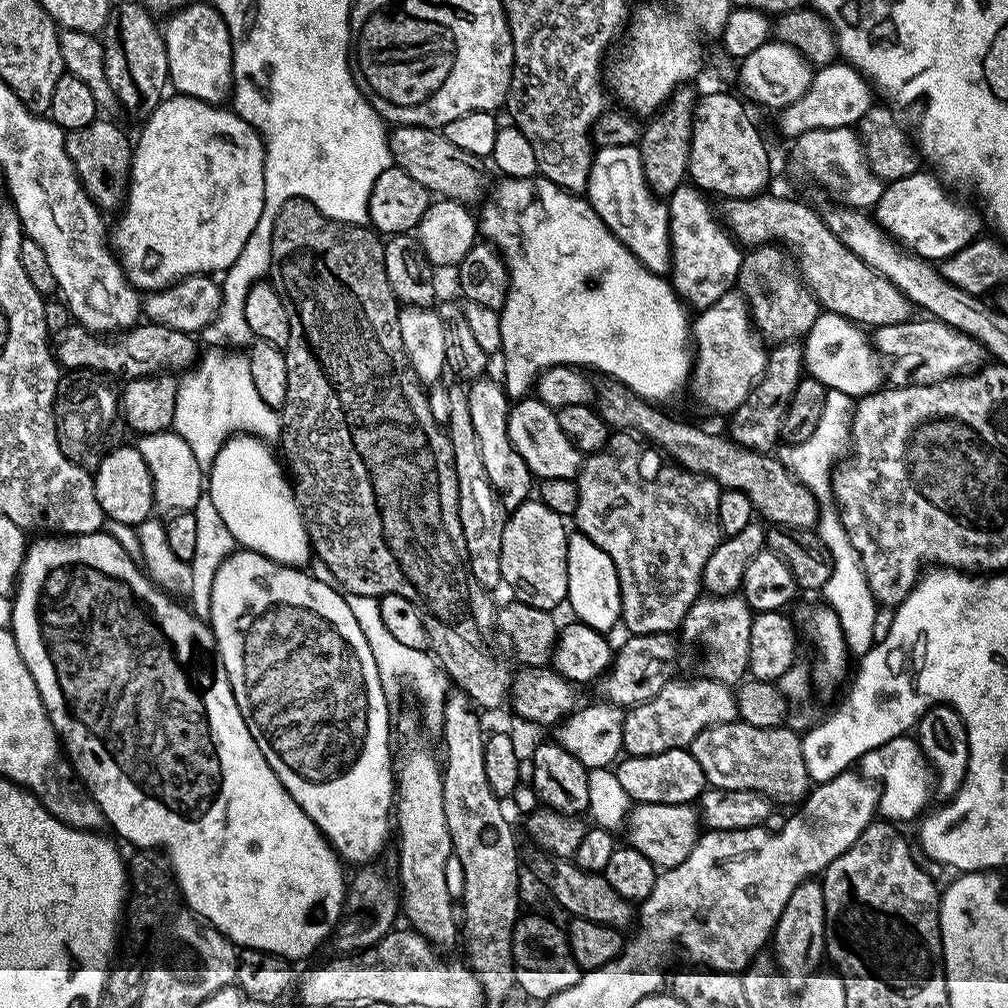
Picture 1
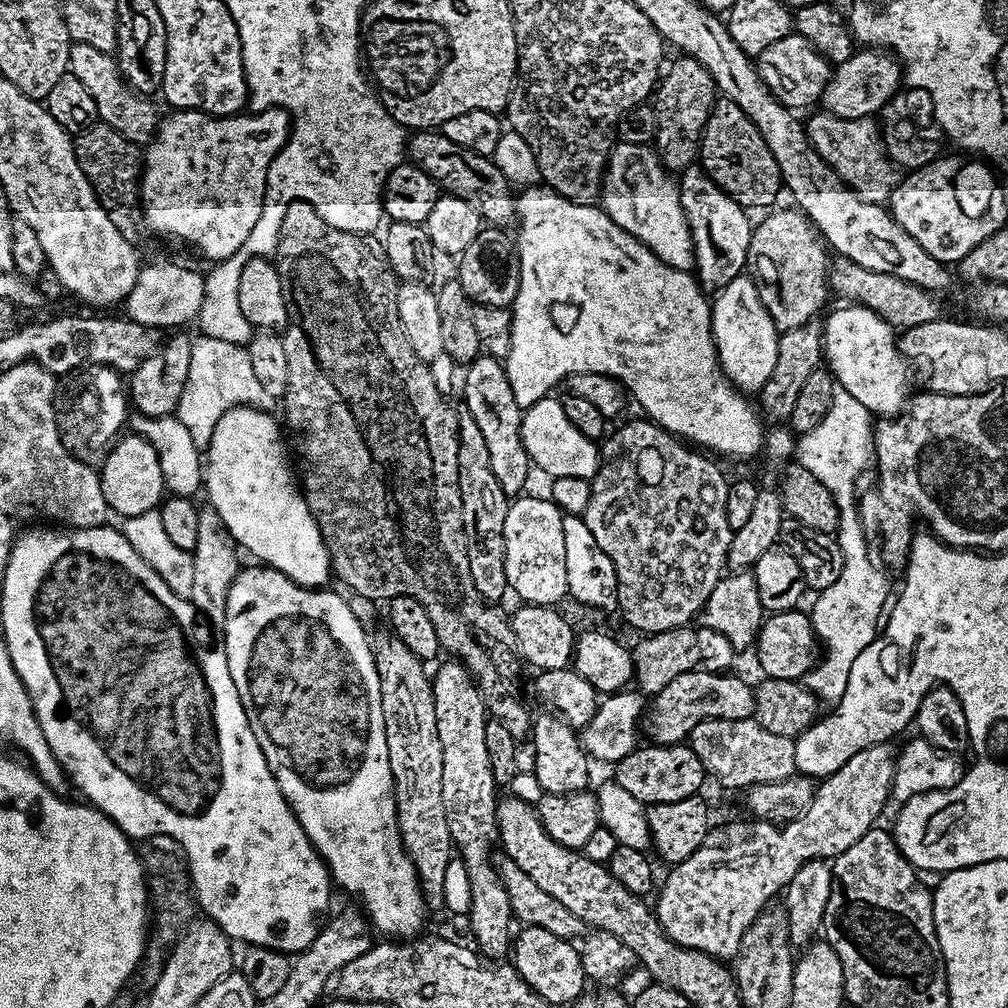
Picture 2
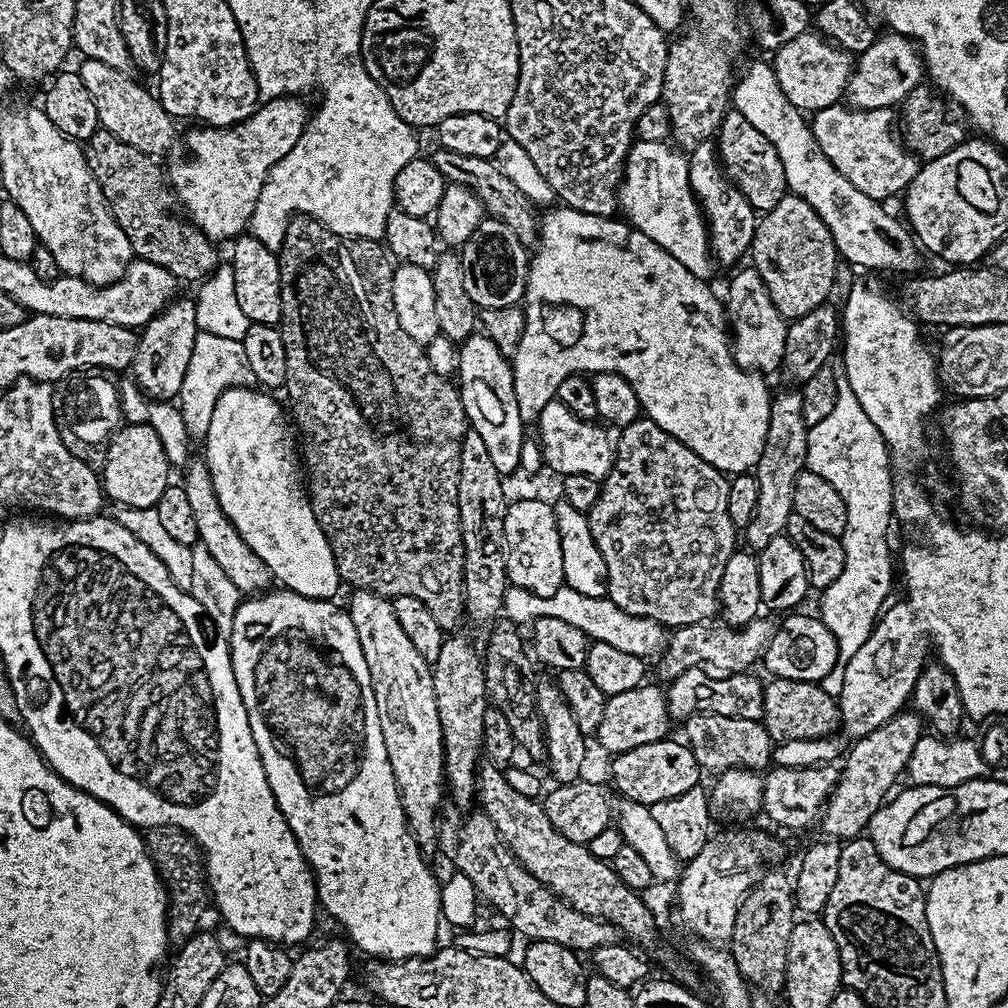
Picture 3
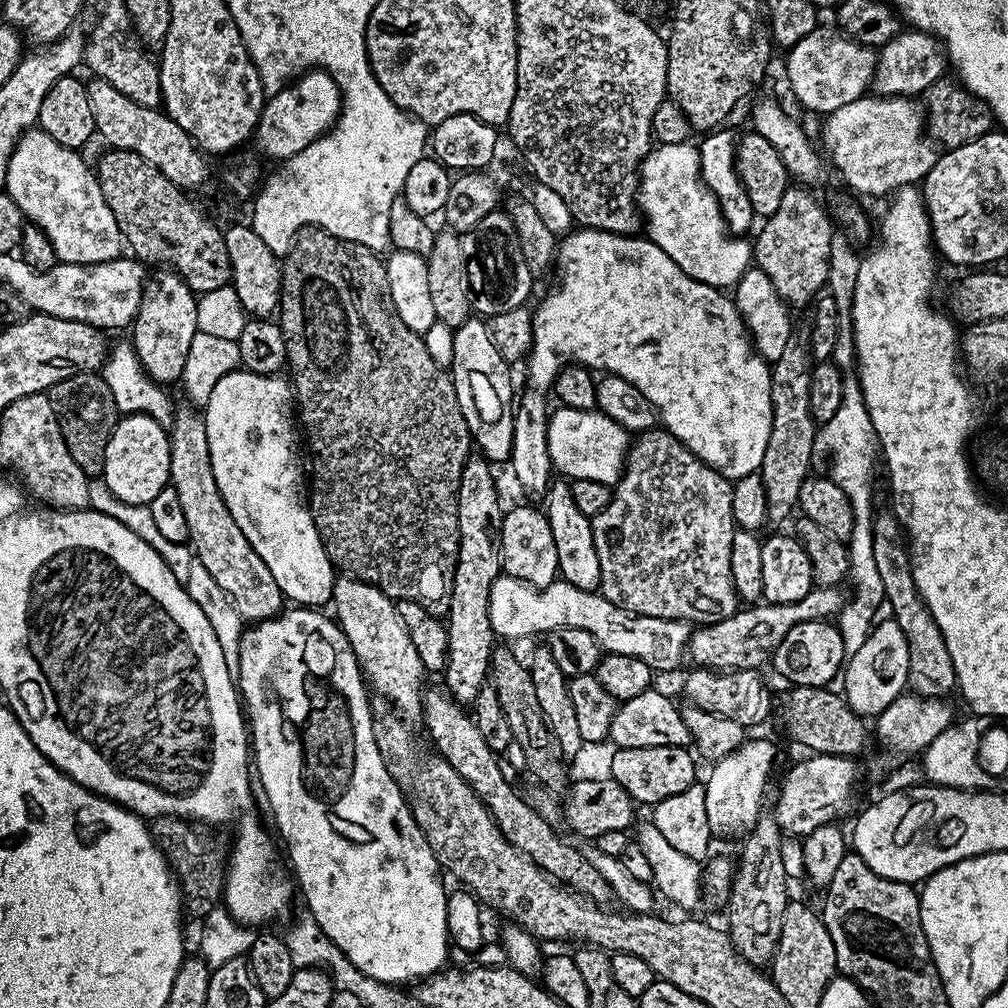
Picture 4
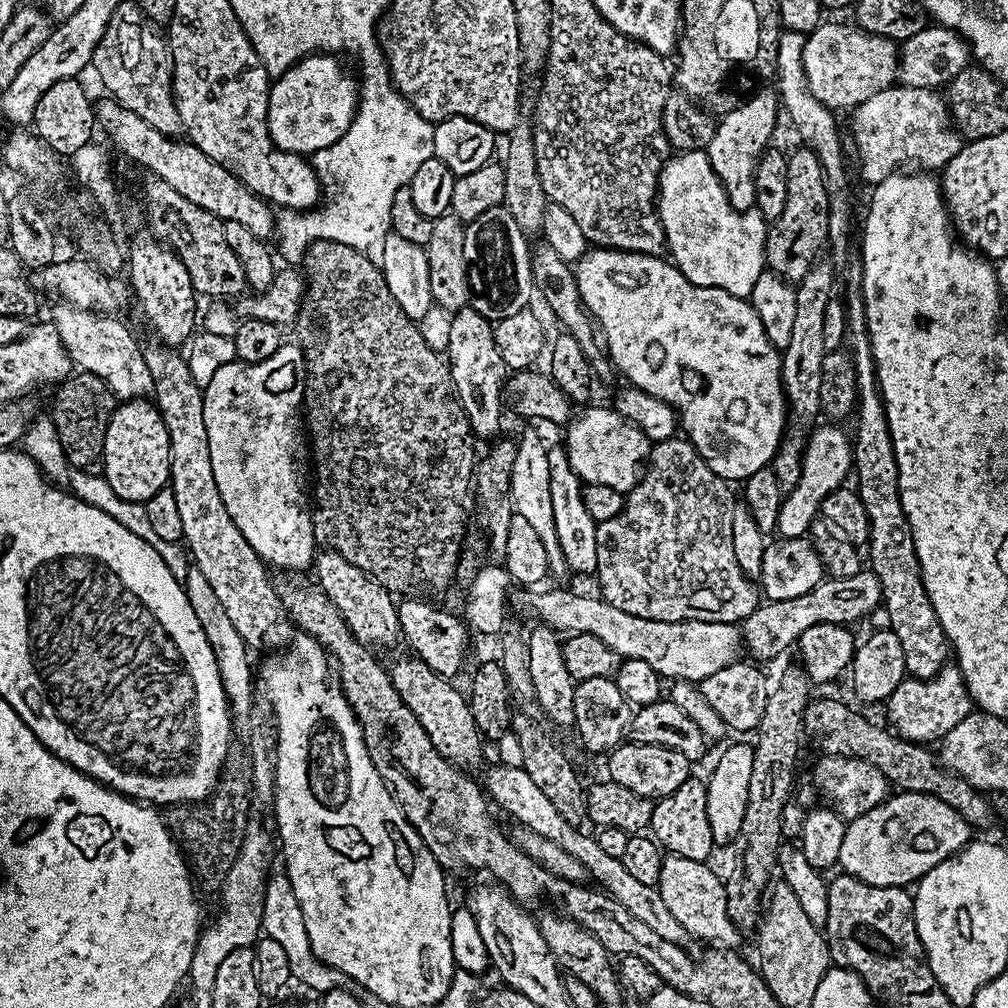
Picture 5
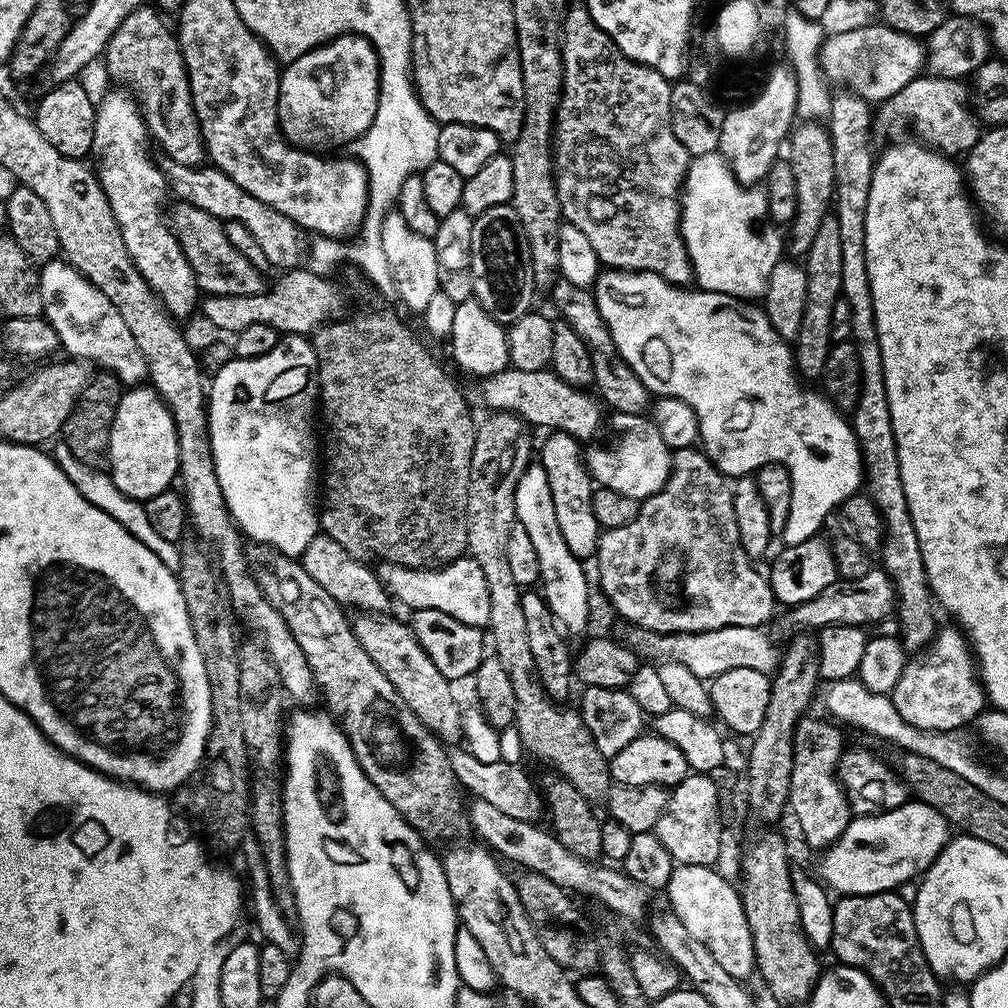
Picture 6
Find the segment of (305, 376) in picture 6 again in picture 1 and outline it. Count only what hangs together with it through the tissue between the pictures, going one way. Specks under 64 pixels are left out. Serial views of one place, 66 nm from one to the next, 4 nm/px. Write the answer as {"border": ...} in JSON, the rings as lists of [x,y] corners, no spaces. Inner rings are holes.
{"border":[[[237,434],[227,440],[214,458],[206,476],[206,493],[213,499],[222,521],[229,528],[235,543],[241,549],[257,552],[279,564],[304,566],[309,563],[314,549],[308,538],[308,526],[296,501],[295,491],[282,467],[281,461],[271,452],[269,445],[259,436]]]}

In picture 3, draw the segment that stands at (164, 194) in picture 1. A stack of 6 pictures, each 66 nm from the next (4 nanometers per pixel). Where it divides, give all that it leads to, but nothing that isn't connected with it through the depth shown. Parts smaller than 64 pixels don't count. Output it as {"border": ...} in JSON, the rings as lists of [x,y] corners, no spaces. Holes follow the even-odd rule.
{"border":[[[279,96],[277,100],[265,100],[257,107],[256,111],[248,116],[240,124],[231,124],[229,128],[210,128],[207,126],[196,126],[192,133],[188,136],[188,157],[185,160],[180,160],[172,168],[172,176],[170,172],[170,188],[174,193],[175,199],[182,207],[188,211],[187,219],[191,221],[200,232],[208,236],[213,242],[221,242],[220,240],[231,241],[233,238],[241,235],[251,225],[252,215],[254,214],[254,206],[258,194],[262,194],[262,186],[264,179],[268,176],[268,171],[275,166],[282,158],[286,158],[286,154],[290,154],[290,150],[294,150],[294,146],[298,142],[298,138],[302,134],[302,130],[308,125],[310,115],[309,109],[304,109],[303,99],[294,96]]]}

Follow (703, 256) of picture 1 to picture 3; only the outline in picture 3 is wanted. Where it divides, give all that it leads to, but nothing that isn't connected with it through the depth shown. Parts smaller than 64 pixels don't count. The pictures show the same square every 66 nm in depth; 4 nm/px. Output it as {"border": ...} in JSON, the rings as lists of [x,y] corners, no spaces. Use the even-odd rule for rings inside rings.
{"border":[[[711,143],[698,146],[688,156],[688,182],[704,214],[704,223],[708,229],[708,246],[715,263],[739,265],[740,255],[743,252],[745,255],[751,249],[758,213],[750,206],[750,202],[746,202],[744,195],[728,181]]]}

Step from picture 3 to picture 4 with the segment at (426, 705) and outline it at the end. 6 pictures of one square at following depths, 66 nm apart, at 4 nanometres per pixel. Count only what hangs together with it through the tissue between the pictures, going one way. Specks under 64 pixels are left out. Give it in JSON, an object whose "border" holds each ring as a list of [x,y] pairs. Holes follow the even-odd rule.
{"border":[[[355,578],[340,579],[332,586],[330,604],[336,607],[334,619],[346,634],[371,691],[389,700],[405,721],[419,721],[422,716],[420,679],[426,676],[426,670],[422,658],[418,658],[418,650],[414,650],[414,642],[410,642],[410,634],[406,634],[400,615],[396,613],[396,604],[374,584]]]}

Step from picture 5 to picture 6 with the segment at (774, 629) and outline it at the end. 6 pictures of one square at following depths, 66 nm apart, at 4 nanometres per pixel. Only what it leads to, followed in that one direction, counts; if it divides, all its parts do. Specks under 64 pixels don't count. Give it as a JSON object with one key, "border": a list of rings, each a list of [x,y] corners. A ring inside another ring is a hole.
{"border":[[[875,566],[869,572],[861,571],[855,578],[831,584],[820,596],[808,604],[797,604],[791,609],[792,620],[800,630],[832,628],[835,624],[845,624],[851,628],[864,628],[879,620],[891,617],[894,612],[894,589],[884,574],[883,567]]]}

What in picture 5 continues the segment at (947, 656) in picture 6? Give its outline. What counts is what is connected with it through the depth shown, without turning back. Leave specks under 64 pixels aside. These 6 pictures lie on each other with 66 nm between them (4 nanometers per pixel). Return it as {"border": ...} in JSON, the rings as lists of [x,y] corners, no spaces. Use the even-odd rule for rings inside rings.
{"border":[[[952,662],[945,664],[944,669],[929,680],[901,680],[899,686],[888,695],[886,707],[889,720],[887,723],[891,731],[903,740],[913,740],[922,745],[927,745],[928,740],[939,741],[974,710],[972,695],[964,685],[964,676]]]}

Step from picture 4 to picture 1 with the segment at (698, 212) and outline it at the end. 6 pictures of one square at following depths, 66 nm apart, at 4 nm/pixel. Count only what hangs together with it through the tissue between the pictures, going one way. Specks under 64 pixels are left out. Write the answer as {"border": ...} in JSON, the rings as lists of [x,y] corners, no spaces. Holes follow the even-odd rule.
{"border":[[[610,146],[596,148],[592,157],[592,169],[586,189],[586,199],[592,209],[606,222],[606,226],[657,276],[667,277],[672,270],[672,243],[668,225],[668,206],[653,192],[644,177],[639,147]]]}

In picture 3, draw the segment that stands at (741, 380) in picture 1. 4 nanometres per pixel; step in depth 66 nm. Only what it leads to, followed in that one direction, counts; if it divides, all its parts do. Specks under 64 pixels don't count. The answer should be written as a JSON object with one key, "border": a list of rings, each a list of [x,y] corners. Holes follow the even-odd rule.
{"border":[[[741,267],[741,272],[729,282],[728,300],[726,299],[726,323],[730,329],[732,358],[739,368],[769,374],[768,372],[780,368],[789,321],[785,320],[782,314],[778,314],[778,310],[770,302],[766,286],[755,268],[744,267]]]}

